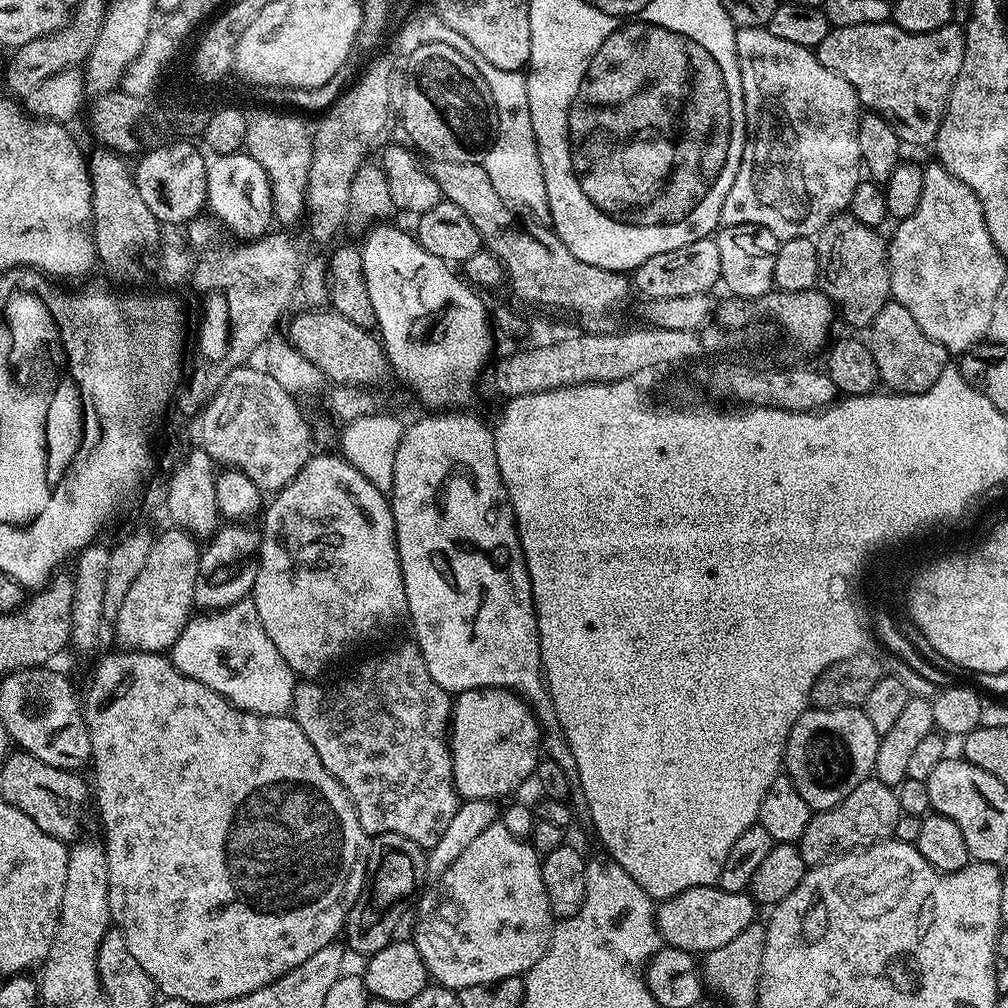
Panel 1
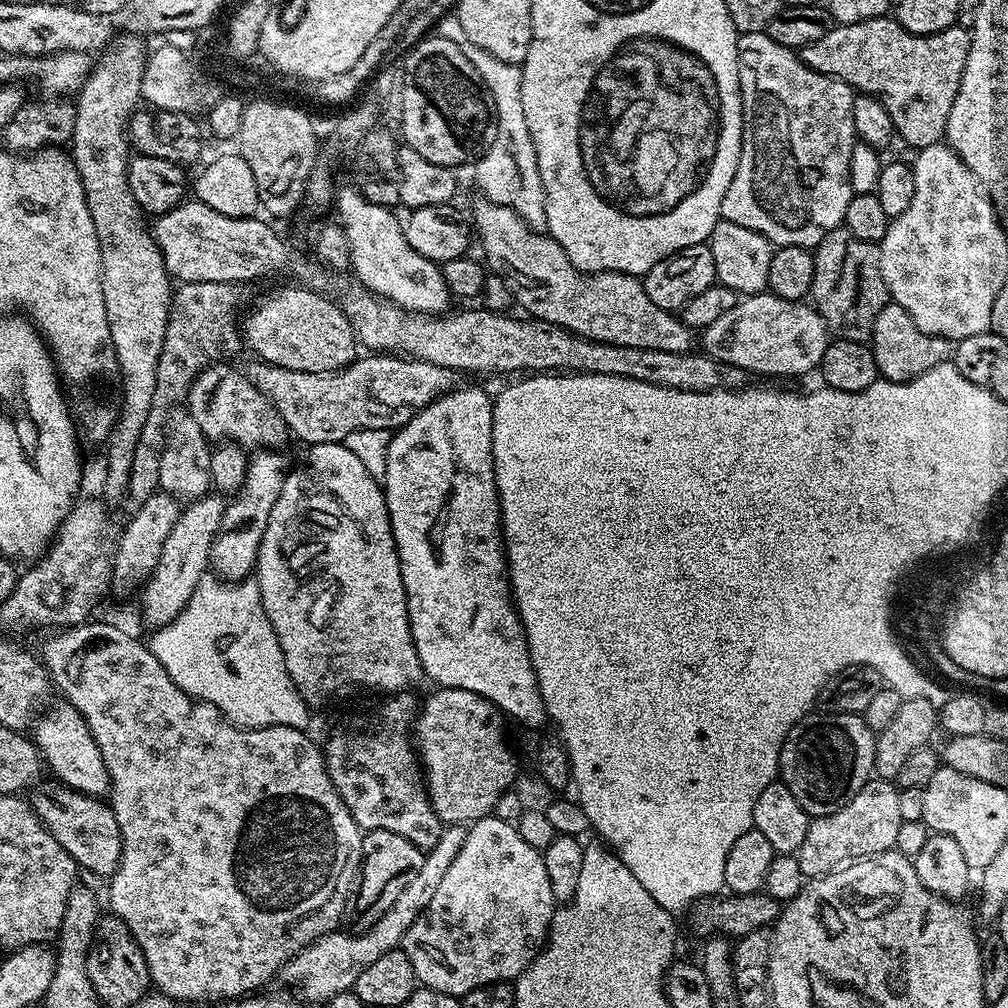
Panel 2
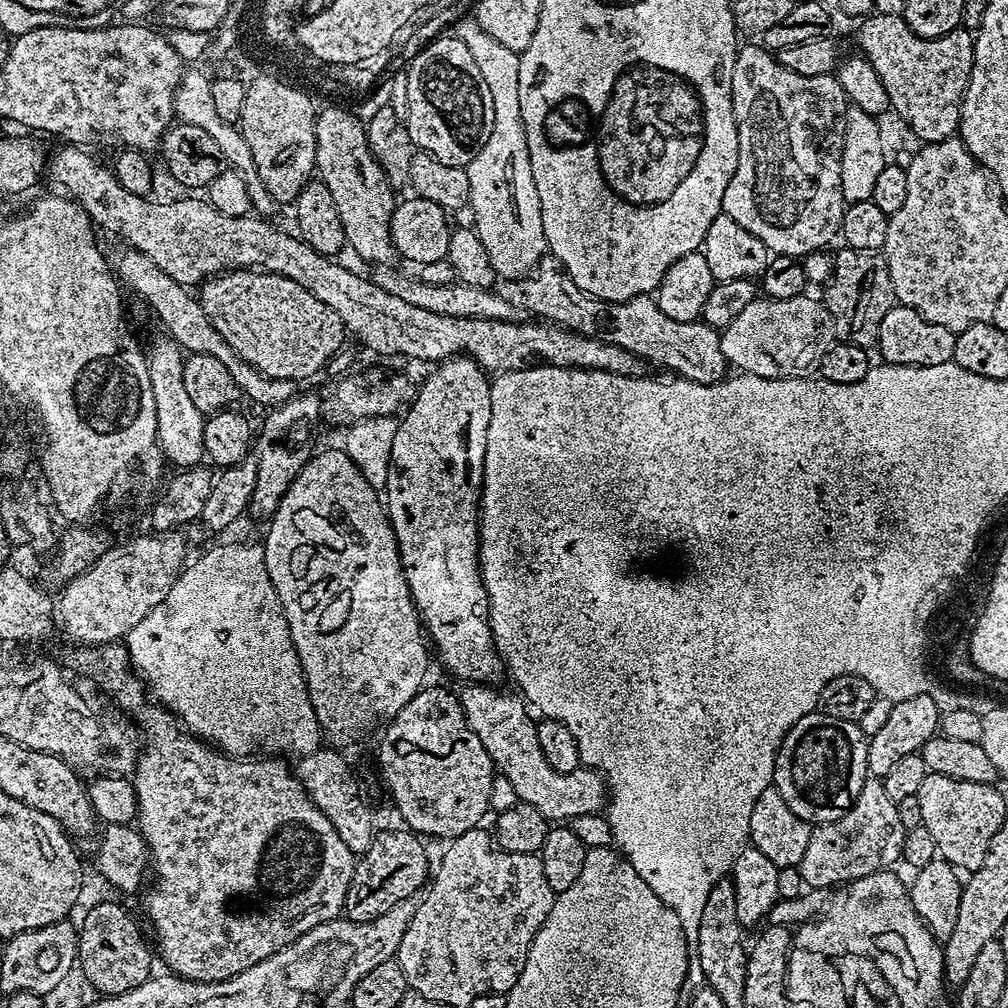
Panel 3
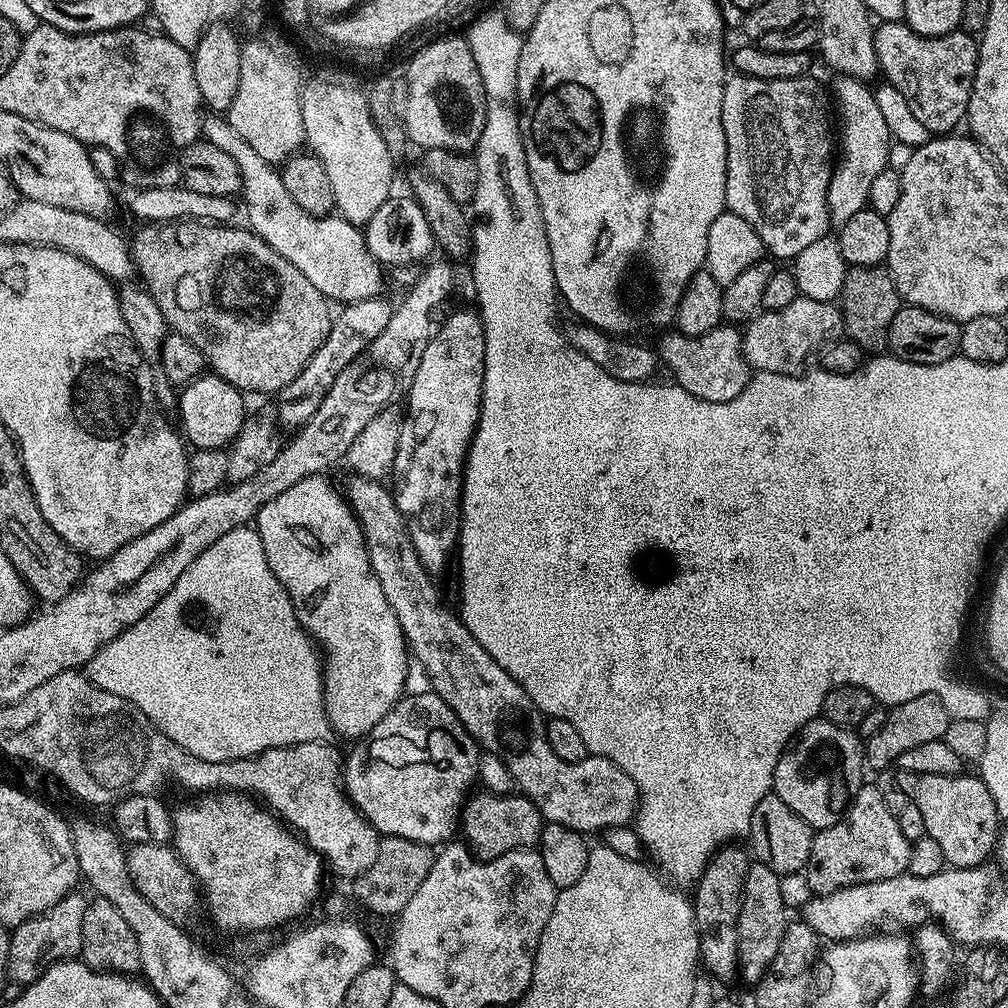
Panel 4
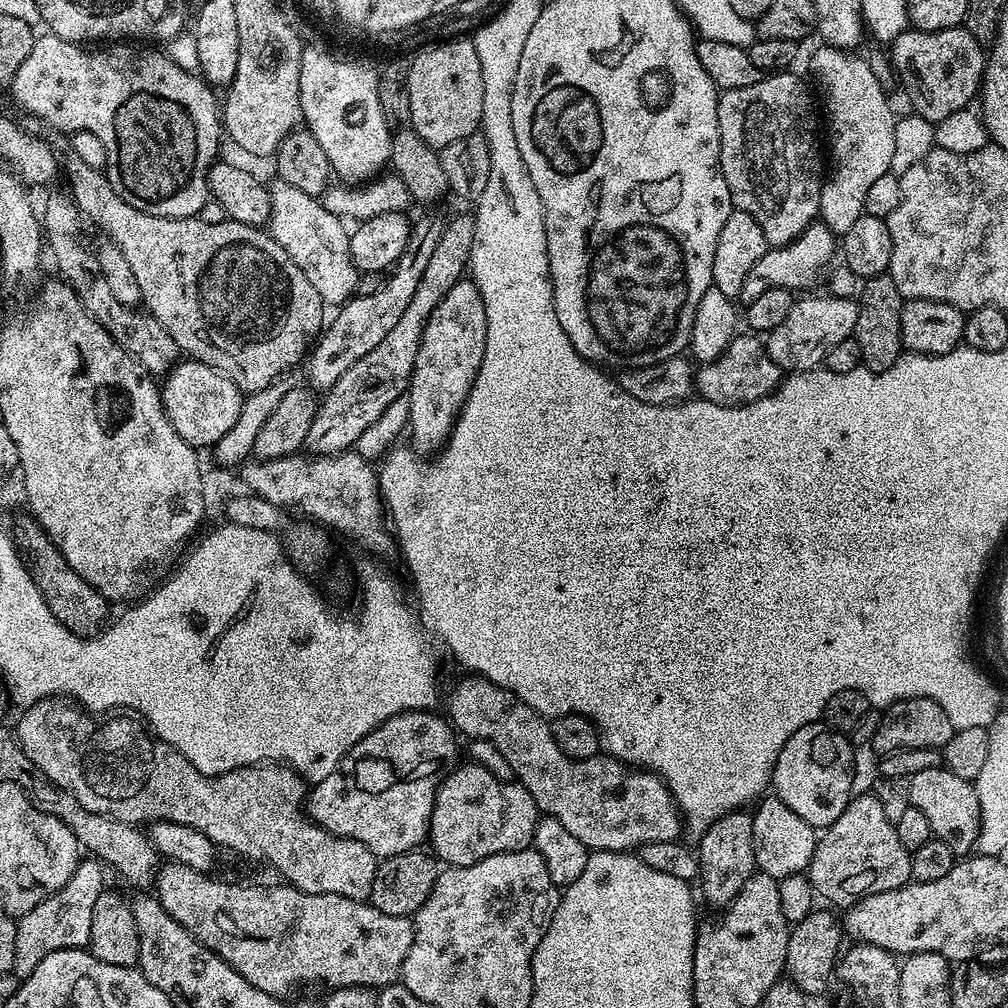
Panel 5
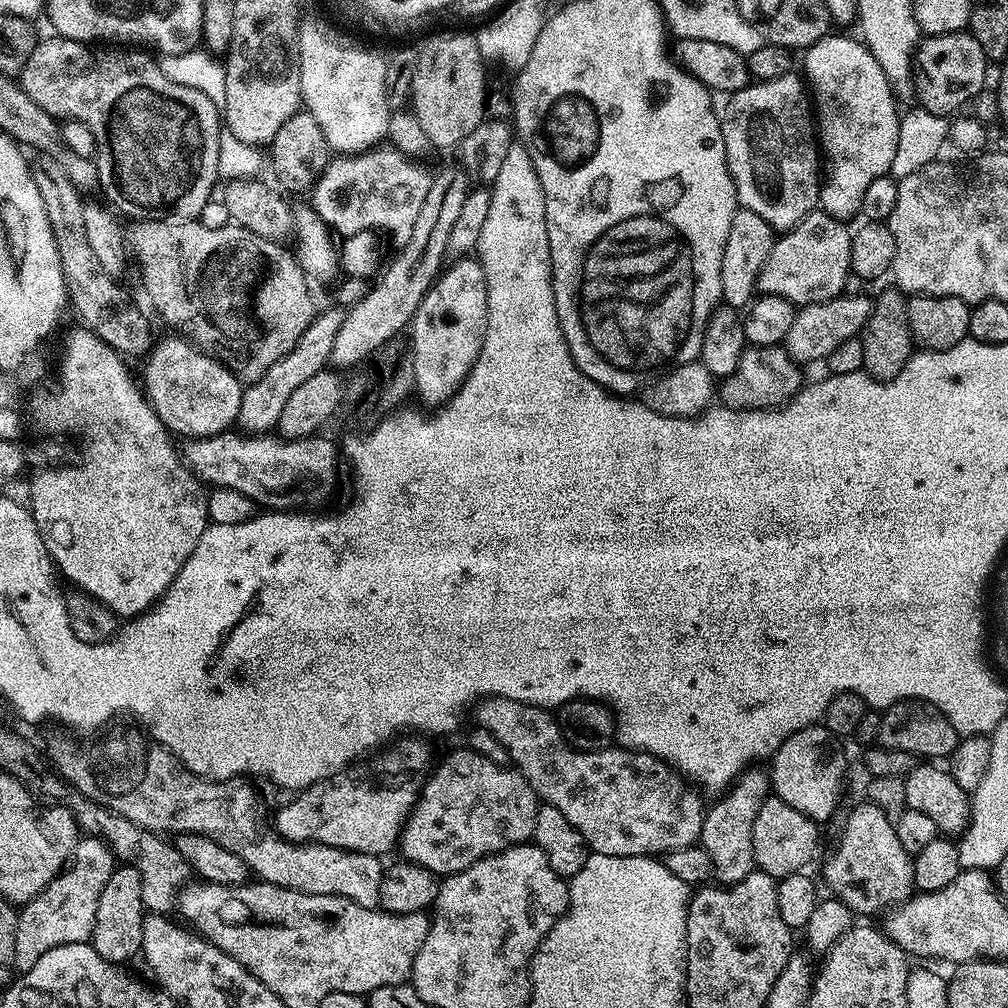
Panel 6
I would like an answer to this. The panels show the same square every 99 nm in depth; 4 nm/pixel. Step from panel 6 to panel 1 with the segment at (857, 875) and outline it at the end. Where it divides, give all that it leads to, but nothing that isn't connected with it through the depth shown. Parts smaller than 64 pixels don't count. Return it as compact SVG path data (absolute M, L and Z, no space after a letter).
M875 778L864 780L854 786L854 790L850 790L850 794L846 794L846 798L838 802L838 806L821 812L813 811L810 822L798 842L805 865L823 864L844 855L845 852L855 852L889 839L901 815L897 789L893 785L883 784Z

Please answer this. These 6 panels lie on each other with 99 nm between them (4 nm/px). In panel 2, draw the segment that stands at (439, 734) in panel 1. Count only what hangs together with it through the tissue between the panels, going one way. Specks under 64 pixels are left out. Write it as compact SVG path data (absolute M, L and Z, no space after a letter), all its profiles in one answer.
M404 690L399 694L389 695L385 699L388 701L378 705L369 716L346 721L341 728L333 730L328 741L323 741L322 751L324 765L328 767L328 776L338 790L340 801L350 810L359 828L385 828L394 834L402 834L402 838L414 842L421 850L427 850L438 842L442 825L428 799L426 781L418 763L418 752L410 739L410 722L415 721L418 715L418 700L410 693L411 691Z

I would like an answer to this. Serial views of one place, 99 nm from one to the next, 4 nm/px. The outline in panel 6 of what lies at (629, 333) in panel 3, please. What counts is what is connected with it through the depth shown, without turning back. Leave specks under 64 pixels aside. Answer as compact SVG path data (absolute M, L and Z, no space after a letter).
M783 346L775 348L745 347L739 368L730 376L723 377L718 388L718 400L725 408L739 412L762 412L776 410L787 405L788 401L800 391L806 377L800 373L801 365Z

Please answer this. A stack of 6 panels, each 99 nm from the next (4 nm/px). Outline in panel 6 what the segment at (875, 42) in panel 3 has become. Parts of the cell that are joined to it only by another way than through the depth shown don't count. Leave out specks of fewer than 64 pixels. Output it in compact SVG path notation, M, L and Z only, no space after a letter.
M951 32L941 36L924 36L914 53L915 99L919 107L947 117L960 107L972 102L986 88L988 55L978 46L971 32Z

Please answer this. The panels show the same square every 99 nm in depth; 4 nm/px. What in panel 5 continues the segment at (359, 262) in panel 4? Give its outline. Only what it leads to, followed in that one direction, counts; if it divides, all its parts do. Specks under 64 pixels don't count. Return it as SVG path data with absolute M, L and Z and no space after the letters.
M279 178L274 182L268 188L271 194L269 235L290 254L291 260L314 285L324 303L330 306L347 303L355 295L359 272L350 258L351 233L345 221L326 210L321 199L303 193L292 183Z

